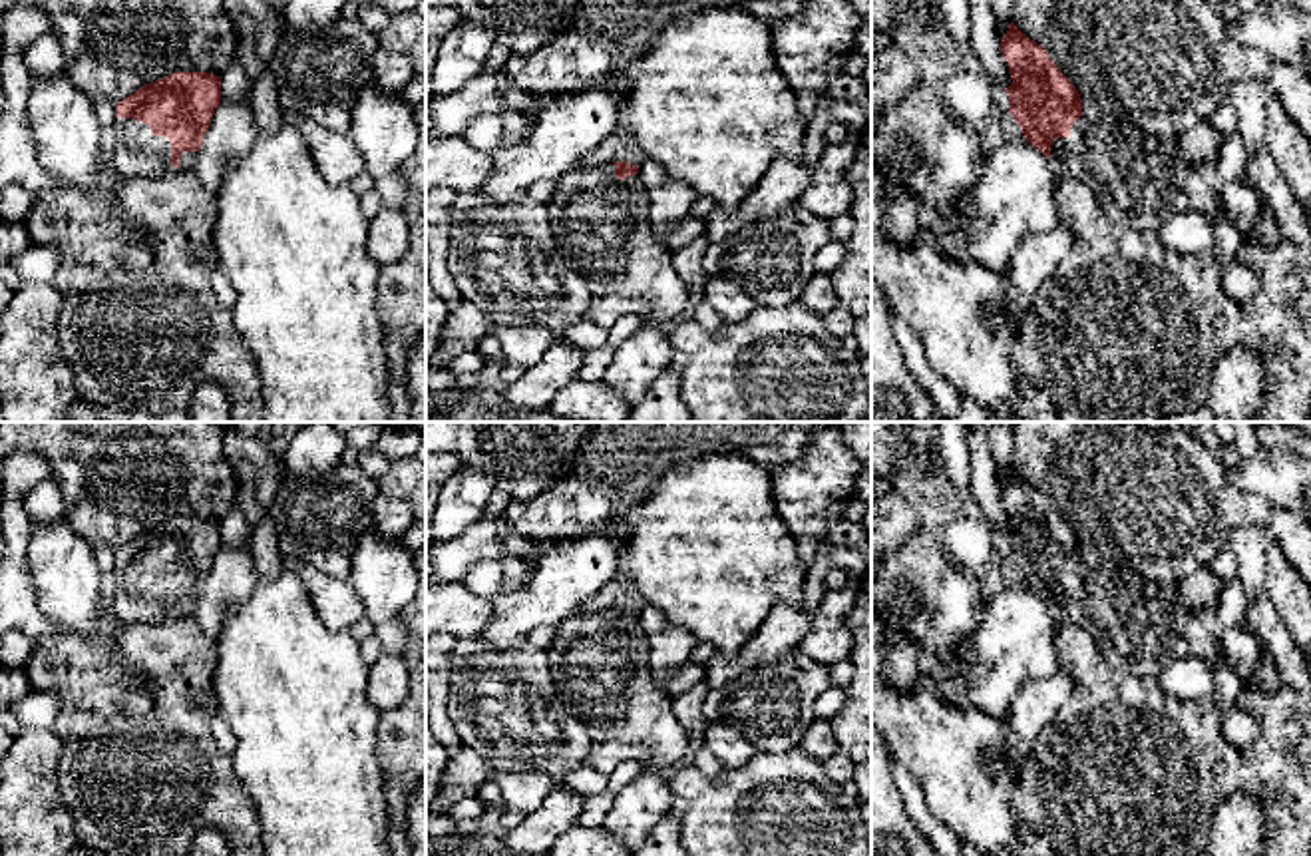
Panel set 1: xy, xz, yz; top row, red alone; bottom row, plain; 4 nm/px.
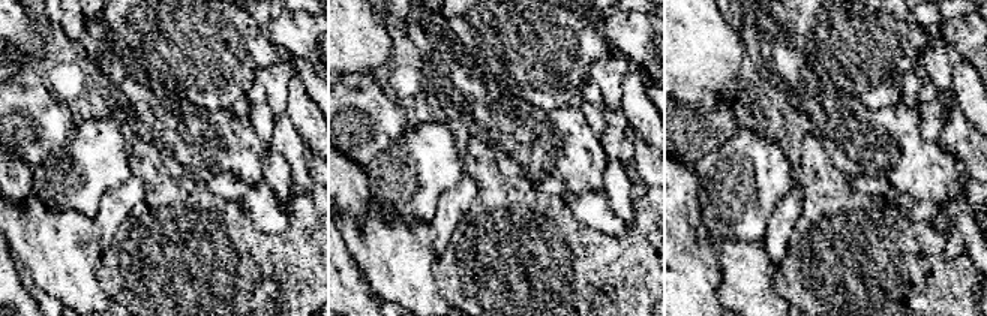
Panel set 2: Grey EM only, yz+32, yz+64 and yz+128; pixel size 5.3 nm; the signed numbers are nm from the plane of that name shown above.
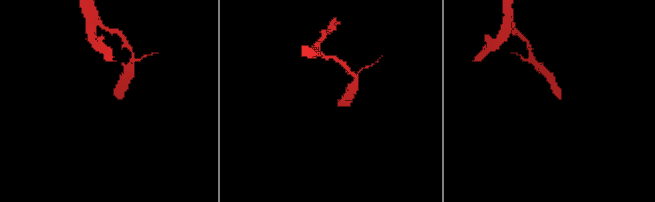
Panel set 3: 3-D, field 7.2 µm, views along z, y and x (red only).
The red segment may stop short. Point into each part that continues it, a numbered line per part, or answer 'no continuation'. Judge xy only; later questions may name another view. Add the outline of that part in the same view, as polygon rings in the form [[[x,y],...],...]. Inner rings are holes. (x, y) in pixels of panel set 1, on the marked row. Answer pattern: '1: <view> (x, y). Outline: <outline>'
1: xy (138, 152). Outline: [[[115,117],[113,127],[117,139],[111,163],[123,179],[195,171],[199,151],[183,151],[179,165],[173,167],[169,137],[153,135],[147,123],[133,117]]]

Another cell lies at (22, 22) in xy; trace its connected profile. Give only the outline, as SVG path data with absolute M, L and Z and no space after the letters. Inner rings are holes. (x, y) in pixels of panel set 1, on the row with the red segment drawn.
M18 2L0 22L0 88L4 107L0 111L0 193L10 185L22 185L42 193L72 183L46 171L36 159L36 141L28 125L28 98L32 72L24 62L26 46L50 30L50 20L32 2Z

